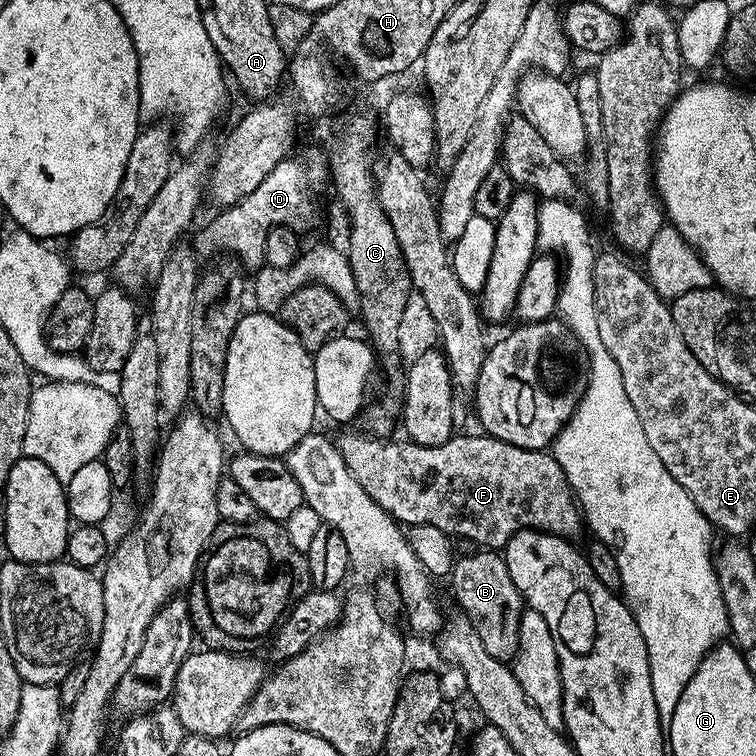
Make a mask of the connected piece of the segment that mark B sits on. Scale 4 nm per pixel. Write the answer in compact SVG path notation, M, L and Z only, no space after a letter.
M472 550L469 556L462 555L455 561L450 573L452 592L460 603L459 611L474 626L482 646L486 646L490 658L511 662L516 658L520 641L520 615L526 607L510 570L506 570L503 555L496 550Z

